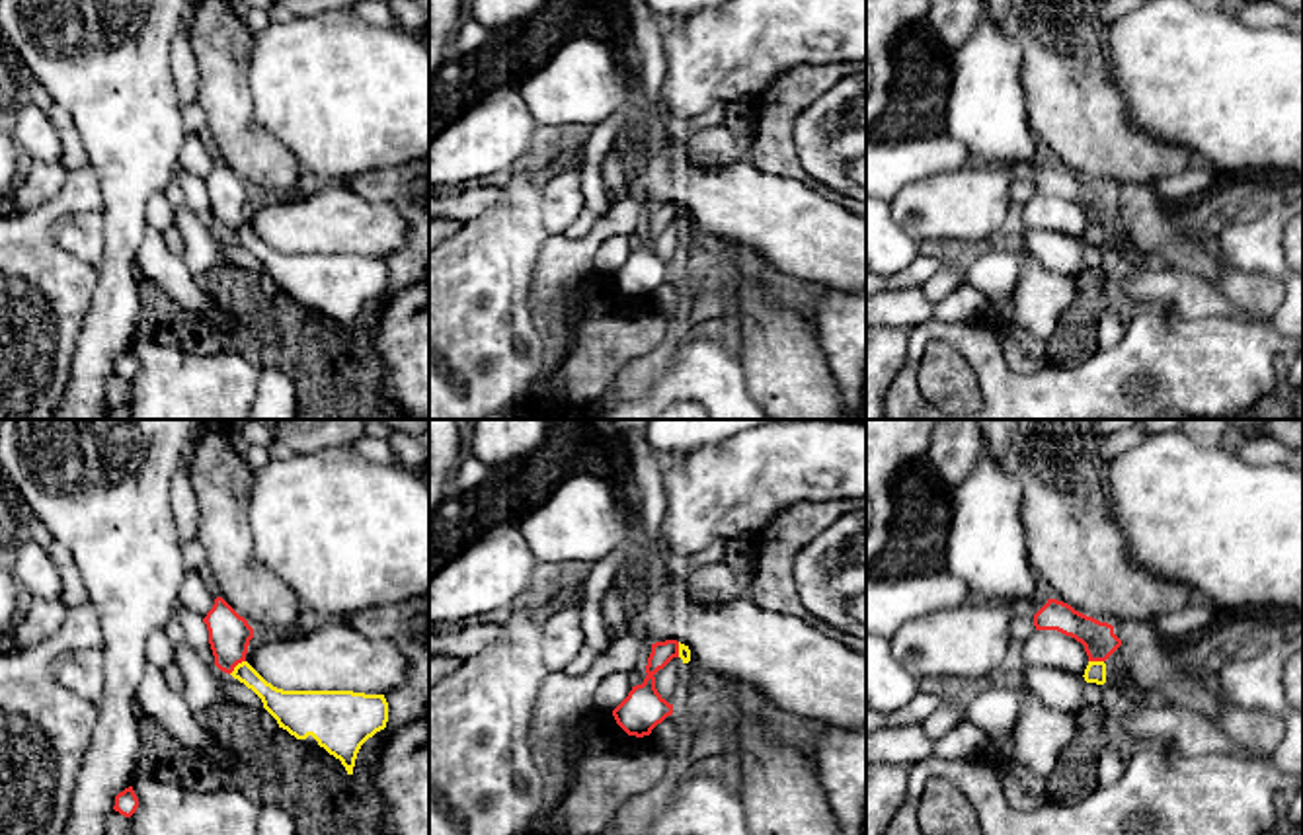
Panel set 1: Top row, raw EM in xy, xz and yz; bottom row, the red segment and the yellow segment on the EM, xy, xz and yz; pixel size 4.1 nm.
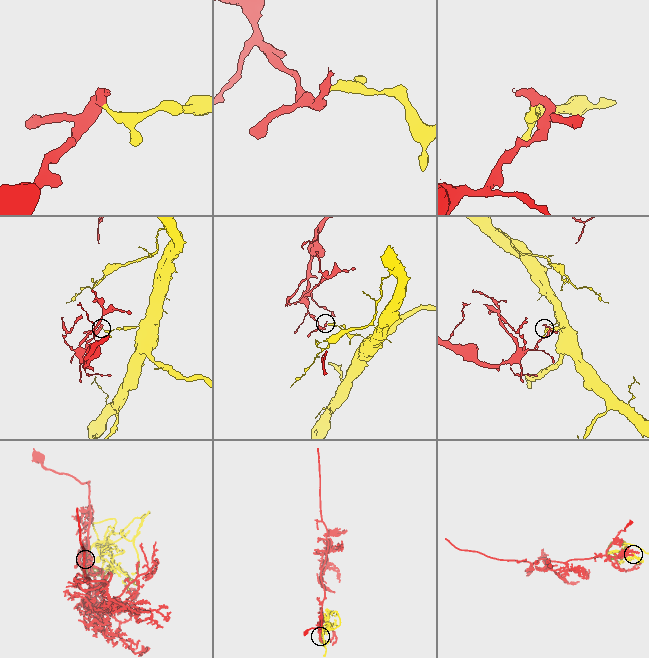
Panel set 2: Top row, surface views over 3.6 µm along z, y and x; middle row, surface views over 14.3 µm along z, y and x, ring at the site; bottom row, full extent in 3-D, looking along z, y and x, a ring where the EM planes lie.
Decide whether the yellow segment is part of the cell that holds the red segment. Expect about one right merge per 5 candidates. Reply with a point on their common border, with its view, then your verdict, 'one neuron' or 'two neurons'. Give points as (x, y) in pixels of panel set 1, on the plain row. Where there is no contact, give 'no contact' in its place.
contact xy (236, 227); two neurons

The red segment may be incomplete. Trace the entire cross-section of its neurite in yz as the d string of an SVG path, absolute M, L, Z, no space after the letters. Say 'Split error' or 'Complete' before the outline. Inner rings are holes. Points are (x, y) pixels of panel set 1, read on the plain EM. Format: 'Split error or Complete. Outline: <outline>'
Complete. Outline: M1047 162L1034 178L1034 189L1075 201L1085 209L1088 224L1106 224L1122 209L1112 187L1086 179L1057 162Z

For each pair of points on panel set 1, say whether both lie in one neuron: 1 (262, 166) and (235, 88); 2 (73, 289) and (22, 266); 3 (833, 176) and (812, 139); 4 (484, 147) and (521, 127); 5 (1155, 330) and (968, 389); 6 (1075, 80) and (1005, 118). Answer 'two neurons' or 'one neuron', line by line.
1: one neuron
2: one neuron
3: one neuron
4: one neuron
5: two neurons
6: two neurons

